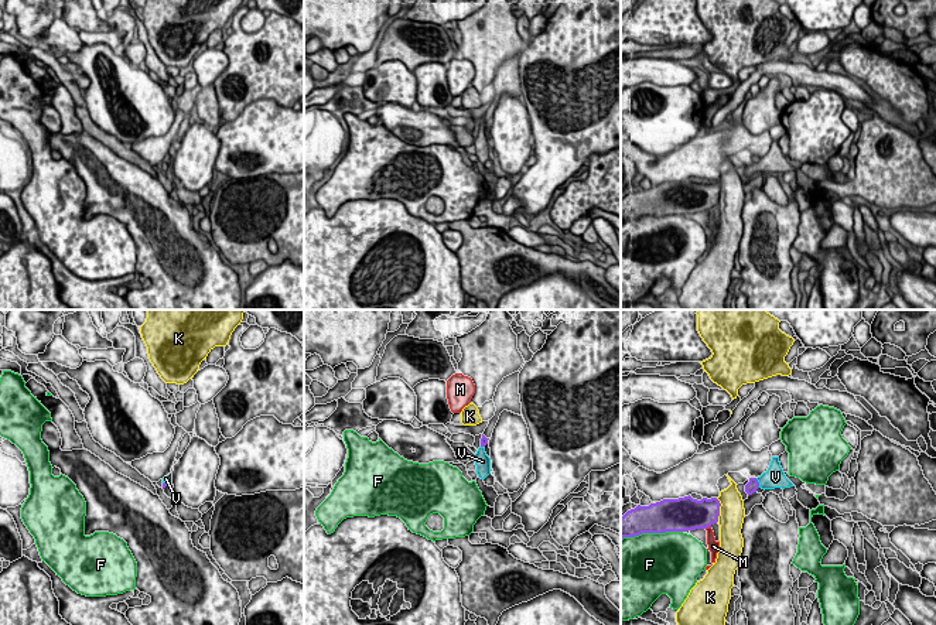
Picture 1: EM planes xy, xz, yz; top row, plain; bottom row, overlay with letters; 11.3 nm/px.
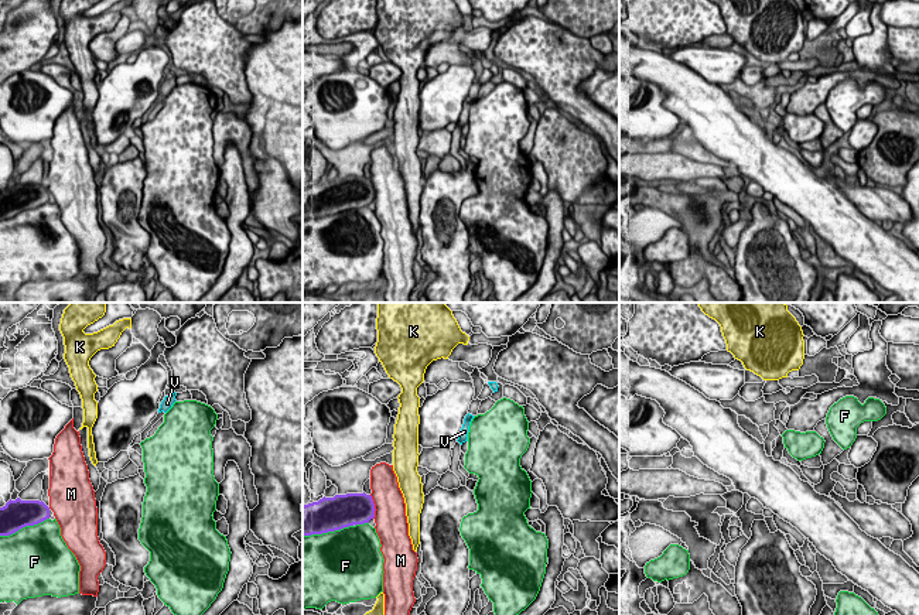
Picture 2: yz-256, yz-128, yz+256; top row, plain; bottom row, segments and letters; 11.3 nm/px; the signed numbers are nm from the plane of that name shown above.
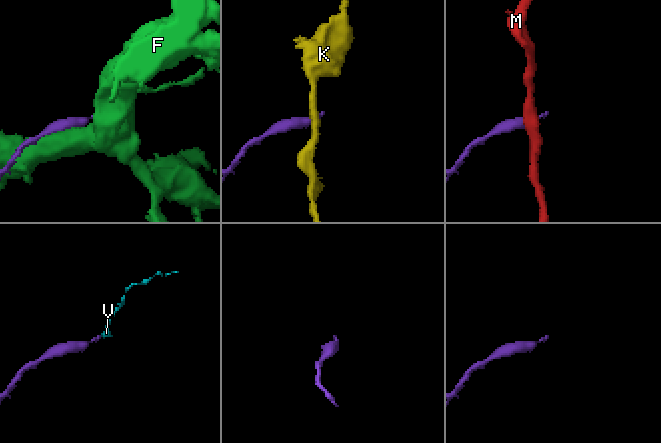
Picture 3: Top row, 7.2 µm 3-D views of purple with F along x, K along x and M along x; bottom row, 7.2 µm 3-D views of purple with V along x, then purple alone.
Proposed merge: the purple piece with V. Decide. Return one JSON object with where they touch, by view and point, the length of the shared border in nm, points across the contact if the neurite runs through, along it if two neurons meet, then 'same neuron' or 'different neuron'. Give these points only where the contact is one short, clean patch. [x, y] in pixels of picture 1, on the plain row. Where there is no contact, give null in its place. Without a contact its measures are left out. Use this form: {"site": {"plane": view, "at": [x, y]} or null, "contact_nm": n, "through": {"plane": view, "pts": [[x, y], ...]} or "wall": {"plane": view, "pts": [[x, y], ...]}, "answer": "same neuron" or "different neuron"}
{"site": {"plane": "yz", "at": [758, 166]}, "contact_nm": 120, "through": {"plane": "yz", "pts": [[752, 168], [758, 166], [775, 160]]}, "answer": "same neuron"}

